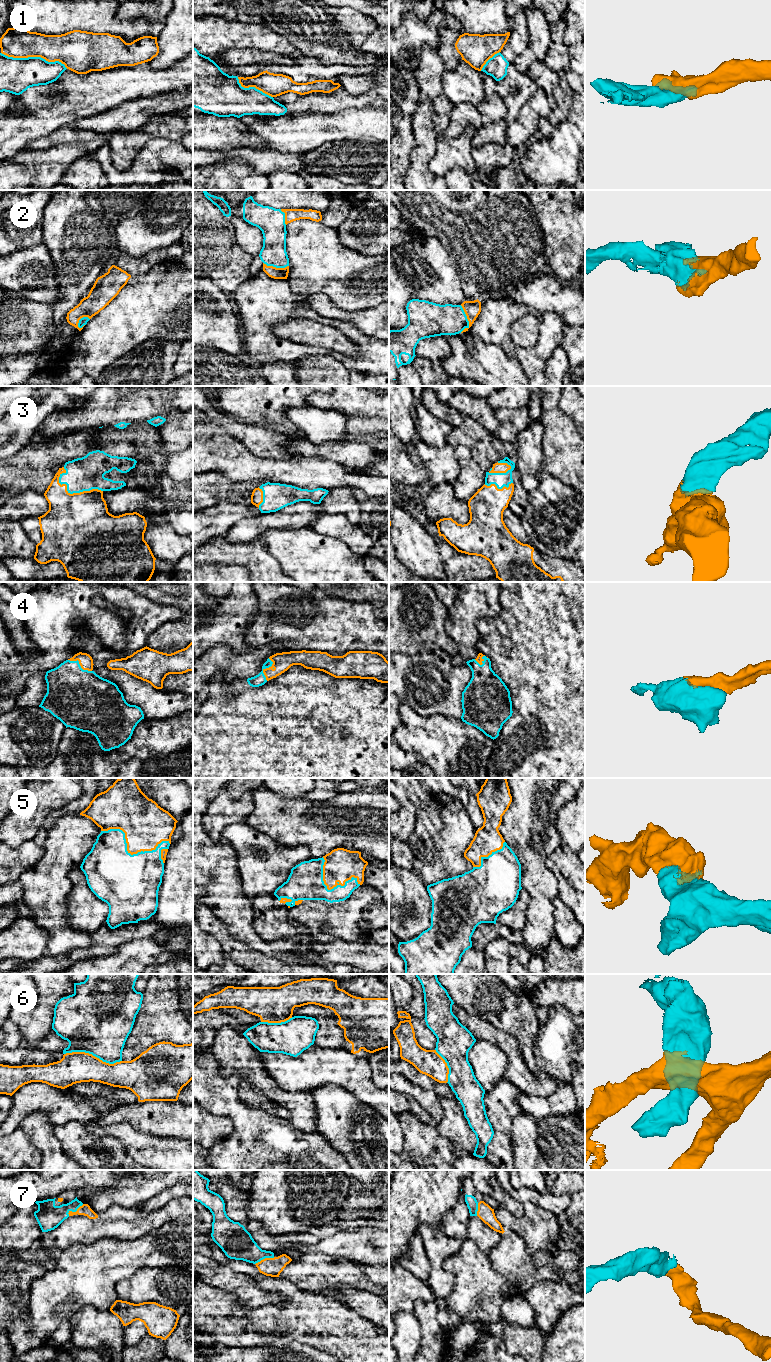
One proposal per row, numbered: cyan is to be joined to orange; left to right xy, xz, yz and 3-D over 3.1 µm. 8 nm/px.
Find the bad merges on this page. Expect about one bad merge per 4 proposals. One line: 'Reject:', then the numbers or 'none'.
Reject: 1, 6

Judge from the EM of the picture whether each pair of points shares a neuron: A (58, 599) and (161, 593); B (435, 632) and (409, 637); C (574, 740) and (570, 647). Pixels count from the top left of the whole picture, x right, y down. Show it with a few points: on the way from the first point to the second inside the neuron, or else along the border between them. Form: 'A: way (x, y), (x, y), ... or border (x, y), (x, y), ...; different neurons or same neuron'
A: border (135, 592), (160, 603); different neurons
B: way (429, 632), (415, 632); same neuron
C: way (574, 717), (573, 670); same neuron

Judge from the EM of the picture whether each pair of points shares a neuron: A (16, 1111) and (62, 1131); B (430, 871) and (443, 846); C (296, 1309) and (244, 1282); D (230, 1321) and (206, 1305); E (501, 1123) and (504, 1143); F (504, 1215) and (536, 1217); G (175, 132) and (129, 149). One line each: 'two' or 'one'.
A: two
B: one
C: two
D: one
E: one
F: one
G: one

